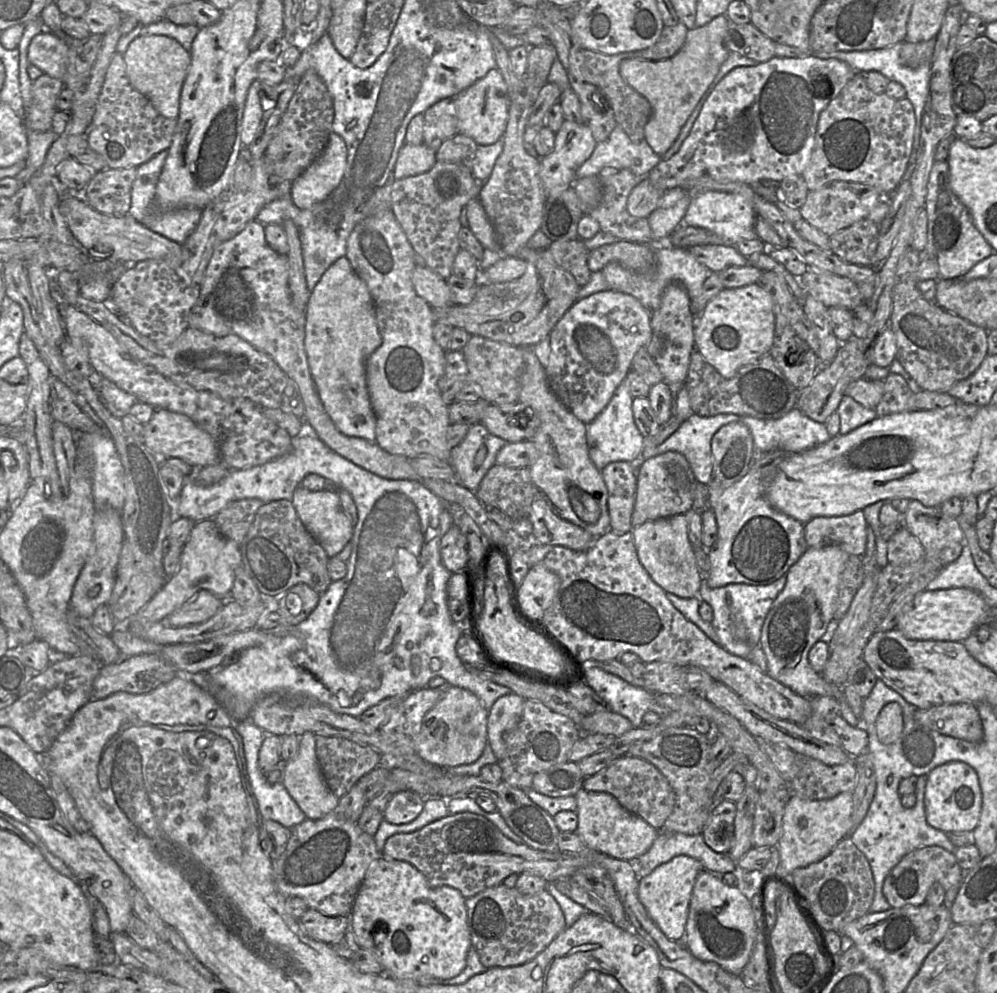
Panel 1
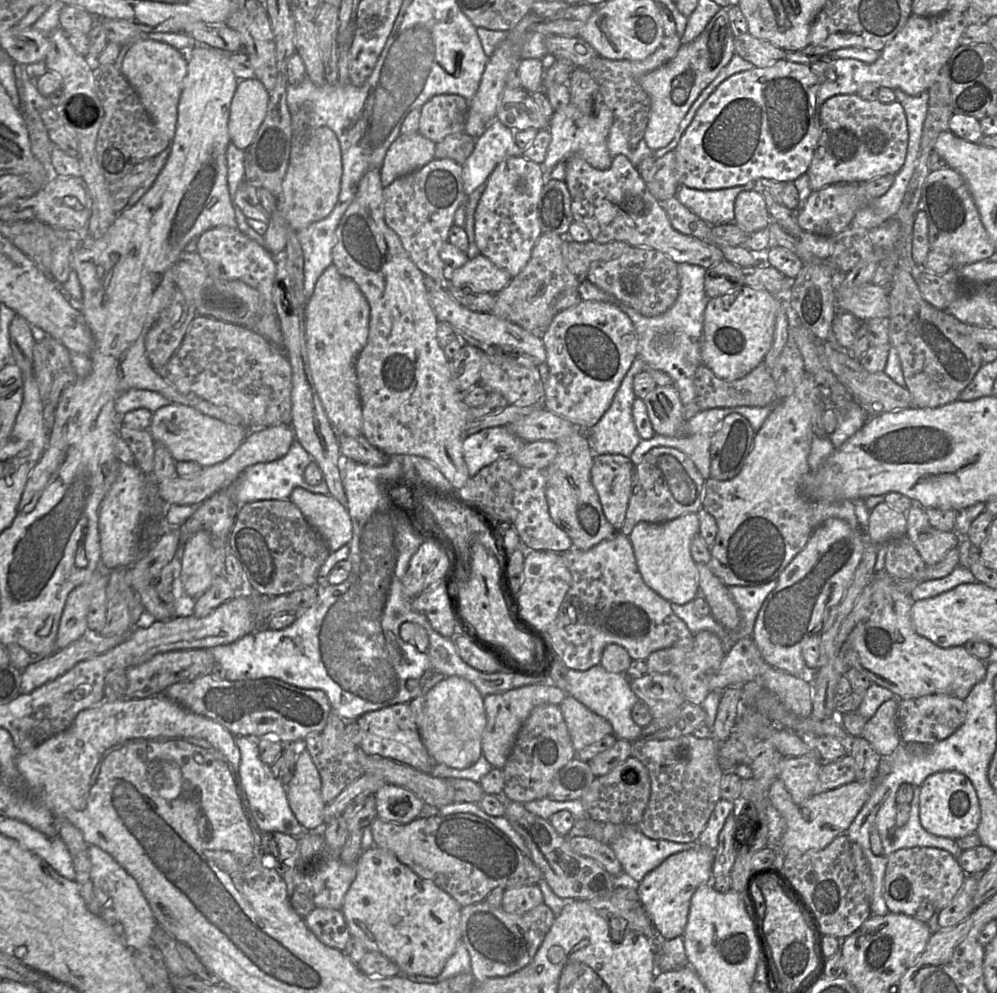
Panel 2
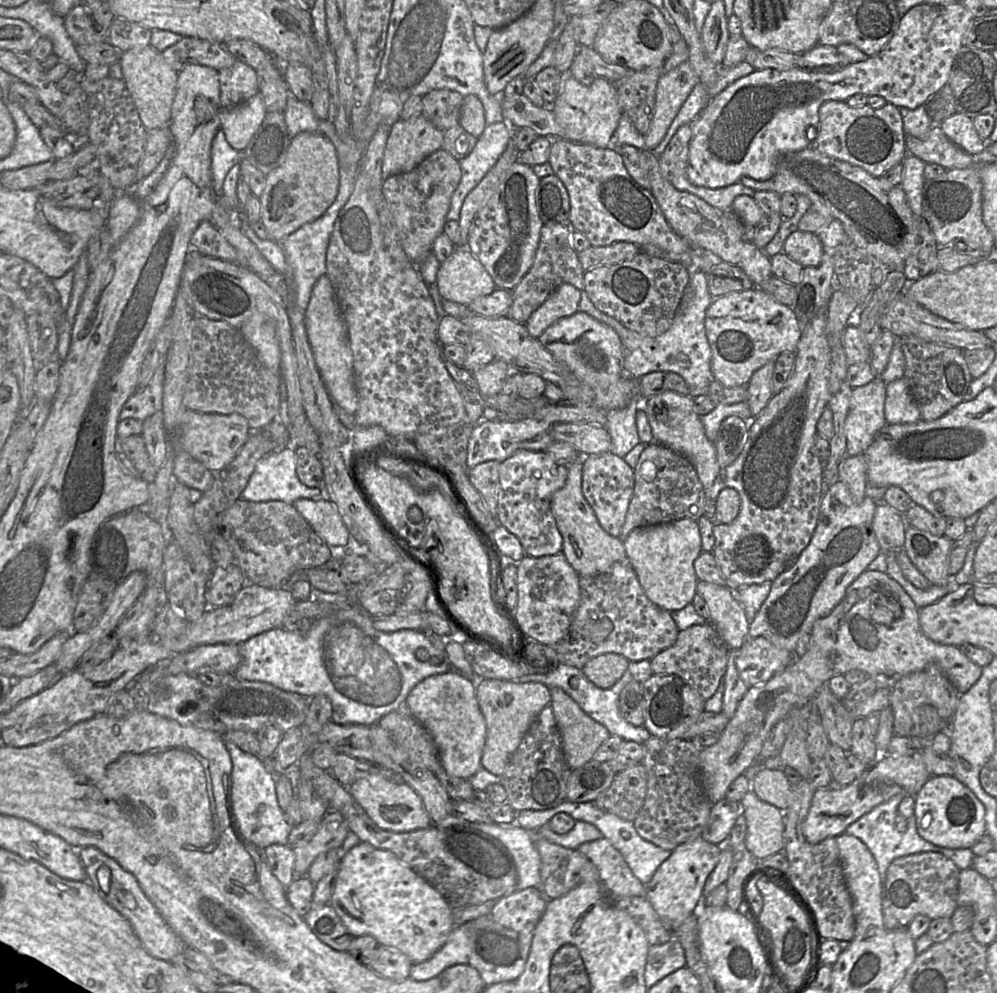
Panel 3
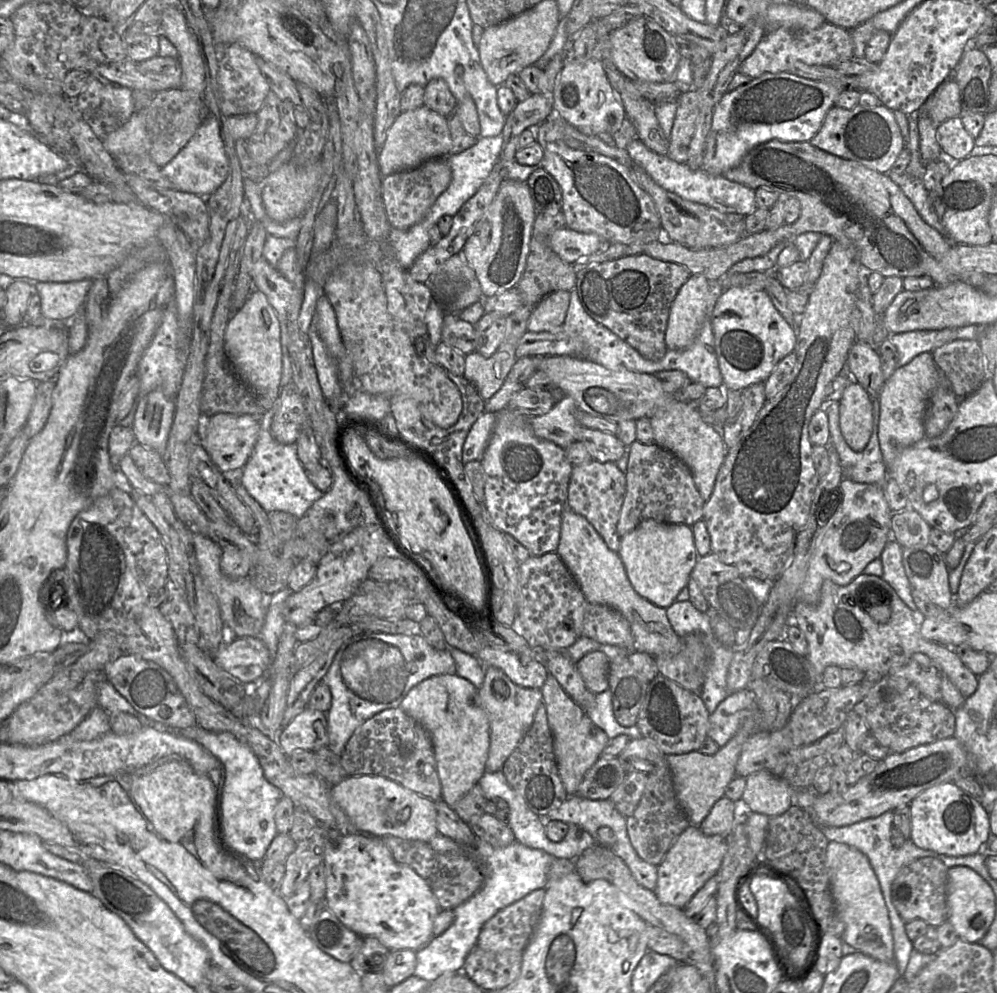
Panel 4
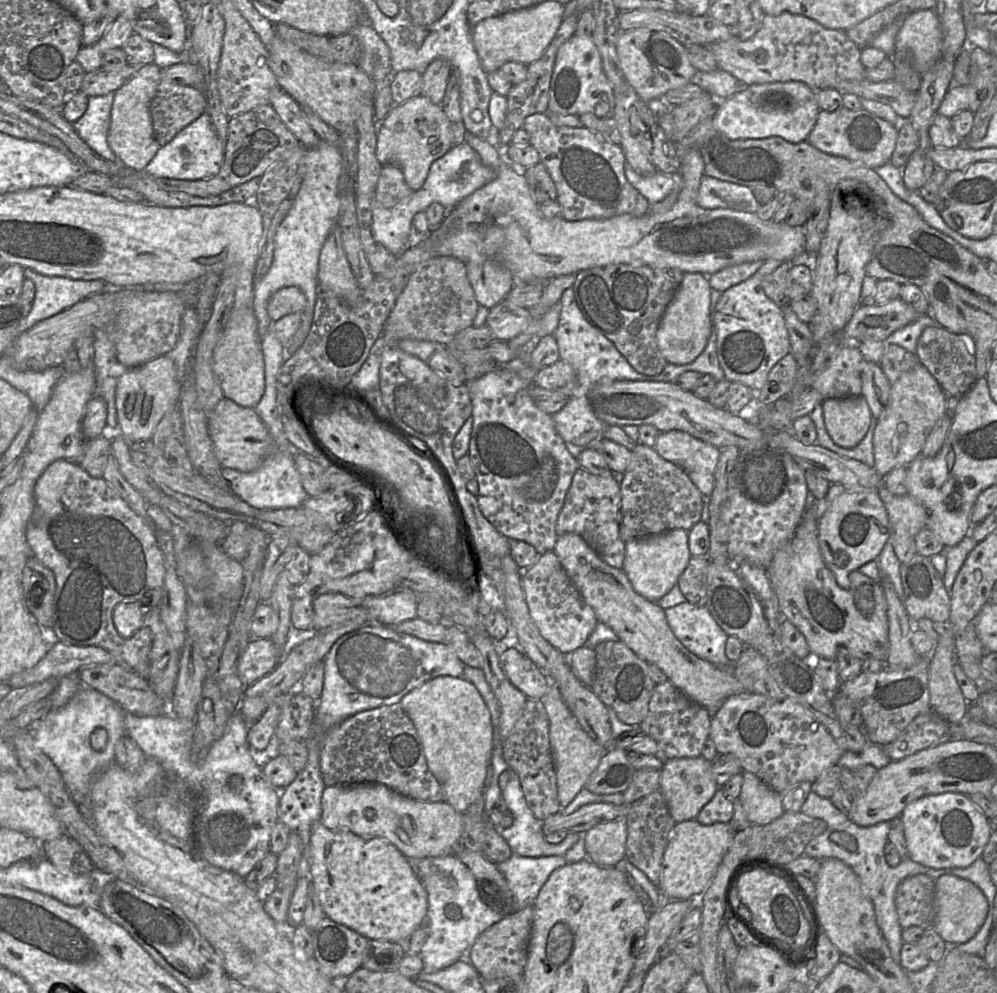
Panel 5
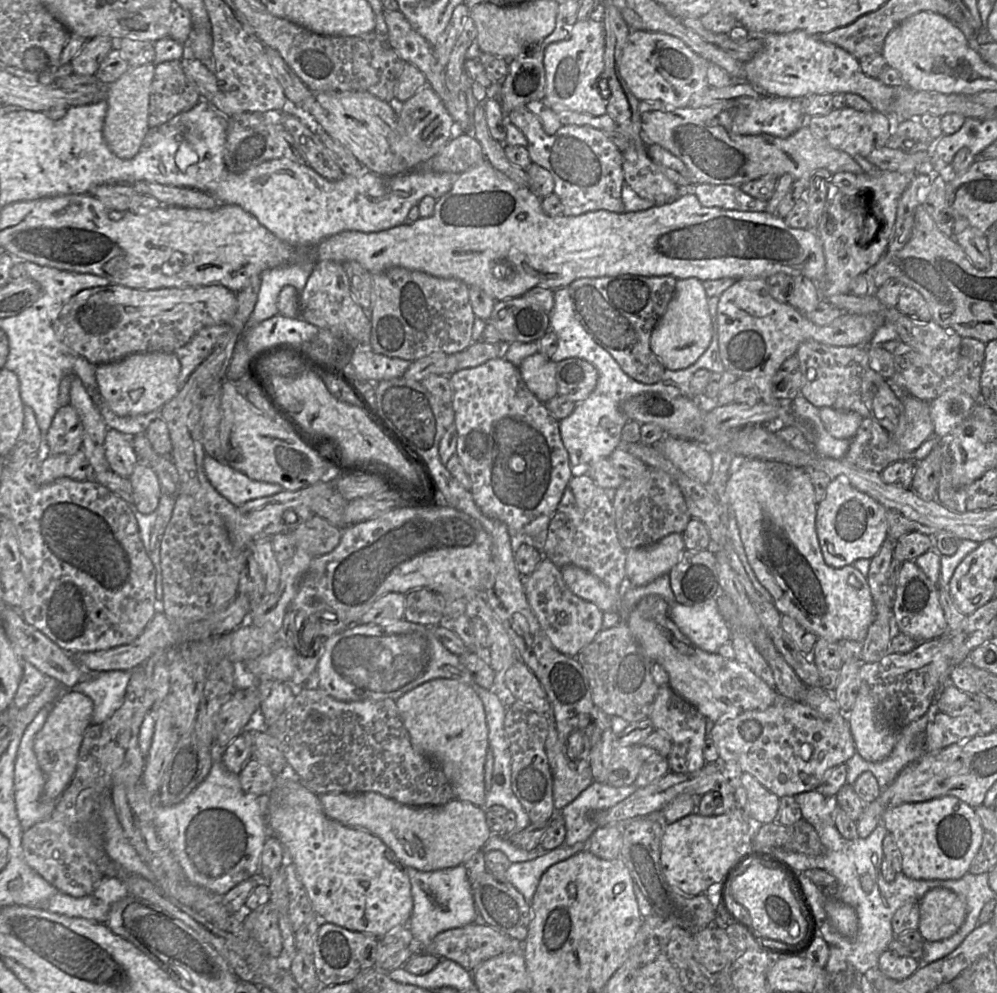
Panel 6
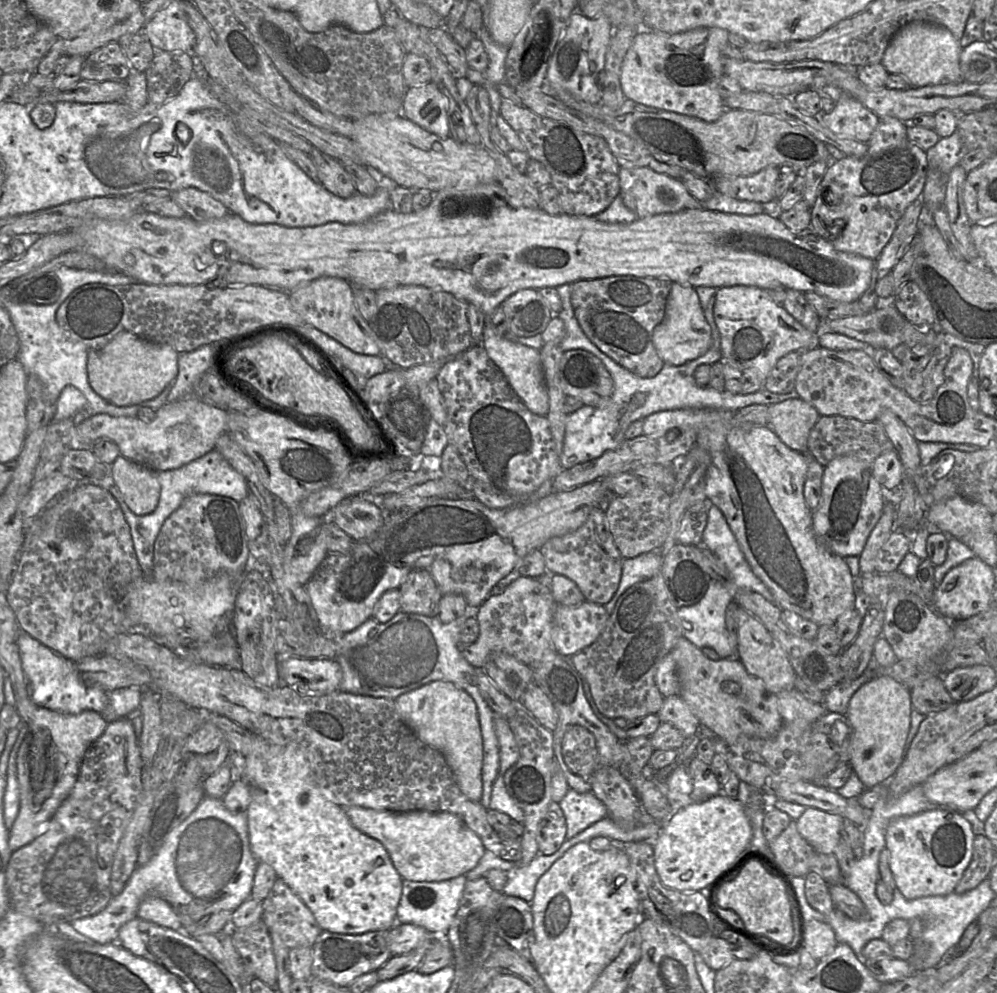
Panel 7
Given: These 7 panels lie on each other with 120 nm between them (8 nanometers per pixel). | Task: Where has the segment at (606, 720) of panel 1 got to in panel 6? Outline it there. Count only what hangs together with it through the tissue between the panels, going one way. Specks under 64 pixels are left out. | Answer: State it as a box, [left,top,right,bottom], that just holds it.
[545,720,594,813]

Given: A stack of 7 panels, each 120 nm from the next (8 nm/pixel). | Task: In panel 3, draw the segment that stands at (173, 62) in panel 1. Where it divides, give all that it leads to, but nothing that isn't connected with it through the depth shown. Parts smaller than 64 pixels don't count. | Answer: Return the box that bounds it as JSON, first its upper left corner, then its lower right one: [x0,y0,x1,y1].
[120,45,178,131]

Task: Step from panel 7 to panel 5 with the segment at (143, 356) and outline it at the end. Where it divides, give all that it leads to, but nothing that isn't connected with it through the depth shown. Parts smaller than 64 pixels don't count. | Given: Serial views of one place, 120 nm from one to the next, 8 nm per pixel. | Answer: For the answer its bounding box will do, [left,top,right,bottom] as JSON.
[116,354,181,442]

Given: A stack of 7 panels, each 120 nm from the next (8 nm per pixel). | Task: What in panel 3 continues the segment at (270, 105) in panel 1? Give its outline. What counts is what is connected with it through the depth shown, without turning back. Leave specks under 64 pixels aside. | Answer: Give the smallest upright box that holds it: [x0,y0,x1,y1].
[220,93,266,152]

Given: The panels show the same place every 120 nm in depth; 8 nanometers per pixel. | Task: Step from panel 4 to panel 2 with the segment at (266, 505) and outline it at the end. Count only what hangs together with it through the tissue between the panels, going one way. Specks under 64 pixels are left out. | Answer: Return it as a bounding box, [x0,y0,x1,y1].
[236,440,330,506]

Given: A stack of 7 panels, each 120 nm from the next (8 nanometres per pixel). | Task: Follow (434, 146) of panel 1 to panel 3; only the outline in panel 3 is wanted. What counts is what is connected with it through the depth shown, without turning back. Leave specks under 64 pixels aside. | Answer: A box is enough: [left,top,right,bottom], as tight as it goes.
[422,89,463,131]

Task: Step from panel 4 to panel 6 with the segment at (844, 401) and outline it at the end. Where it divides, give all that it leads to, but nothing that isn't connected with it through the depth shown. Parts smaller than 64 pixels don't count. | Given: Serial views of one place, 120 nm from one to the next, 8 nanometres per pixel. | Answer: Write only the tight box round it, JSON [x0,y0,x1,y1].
[819,407,863,439]

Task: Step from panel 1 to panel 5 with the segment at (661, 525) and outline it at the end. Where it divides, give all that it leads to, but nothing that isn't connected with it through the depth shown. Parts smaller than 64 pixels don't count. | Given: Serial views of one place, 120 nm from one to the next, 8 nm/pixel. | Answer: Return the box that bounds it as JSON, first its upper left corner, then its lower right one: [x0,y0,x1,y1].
[622,528,691,603]

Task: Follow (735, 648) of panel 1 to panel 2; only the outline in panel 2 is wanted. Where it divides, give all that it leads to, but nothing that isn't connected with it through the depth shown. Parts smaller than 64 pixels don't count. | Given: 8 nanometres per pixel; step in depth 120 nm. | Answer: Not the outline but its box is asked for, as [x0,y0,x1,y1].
[729,581,777,640]

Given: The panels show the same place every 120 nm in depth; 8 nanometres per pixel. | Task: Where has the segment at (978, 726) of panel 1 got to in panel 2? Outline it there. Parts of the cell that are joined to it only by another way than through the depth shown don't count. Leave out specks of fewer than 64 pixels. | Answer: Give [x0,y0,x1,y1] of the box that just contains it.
[897,694,965,744]

